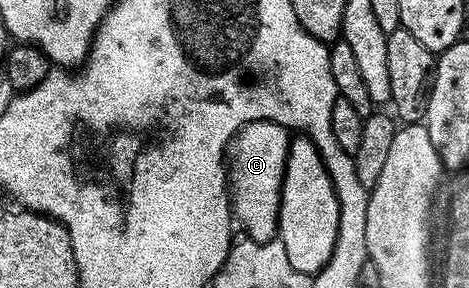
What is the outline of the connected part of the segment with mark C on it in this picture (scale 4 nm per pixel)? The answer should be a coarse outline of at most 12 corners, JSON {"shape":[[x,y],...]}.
{"shape":[[245,124],[230,199],[247,239],[277,239],[289,129]]}

